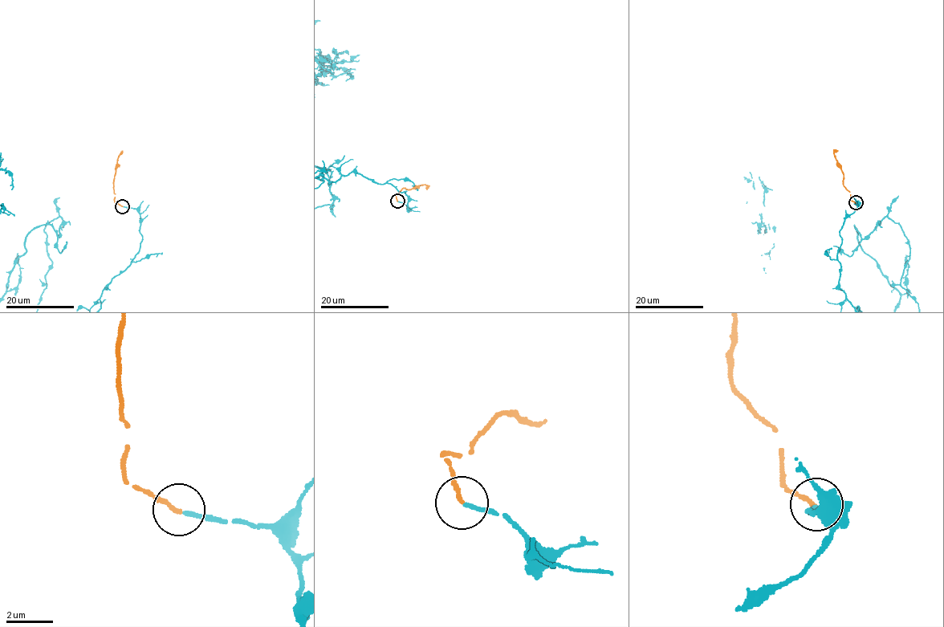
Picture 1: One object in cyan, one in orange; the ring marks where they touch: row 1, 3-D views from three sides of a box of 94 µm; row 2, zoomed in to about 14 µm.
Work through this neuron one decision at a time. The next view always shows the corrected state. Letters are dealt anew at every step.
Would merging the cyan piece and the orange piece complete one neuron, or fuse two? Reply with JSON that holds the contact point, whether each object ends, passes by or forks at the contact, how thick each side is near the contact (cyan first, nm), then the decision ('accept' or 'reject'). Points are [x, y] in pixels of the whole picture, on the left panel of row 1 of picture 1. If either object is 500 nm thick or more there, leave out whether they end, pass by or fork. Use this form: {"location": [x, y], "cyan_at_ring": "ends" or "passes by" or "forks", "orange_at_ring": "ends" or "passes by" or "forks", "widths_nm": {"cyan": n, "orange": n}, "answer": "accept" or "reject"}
{"location": [122, 206], "cyan_at_ring": "ends", "orange_at_ring": "ends", "widths_nm": {"cyan": 160, "orange": 170}, "answer": "accept"}

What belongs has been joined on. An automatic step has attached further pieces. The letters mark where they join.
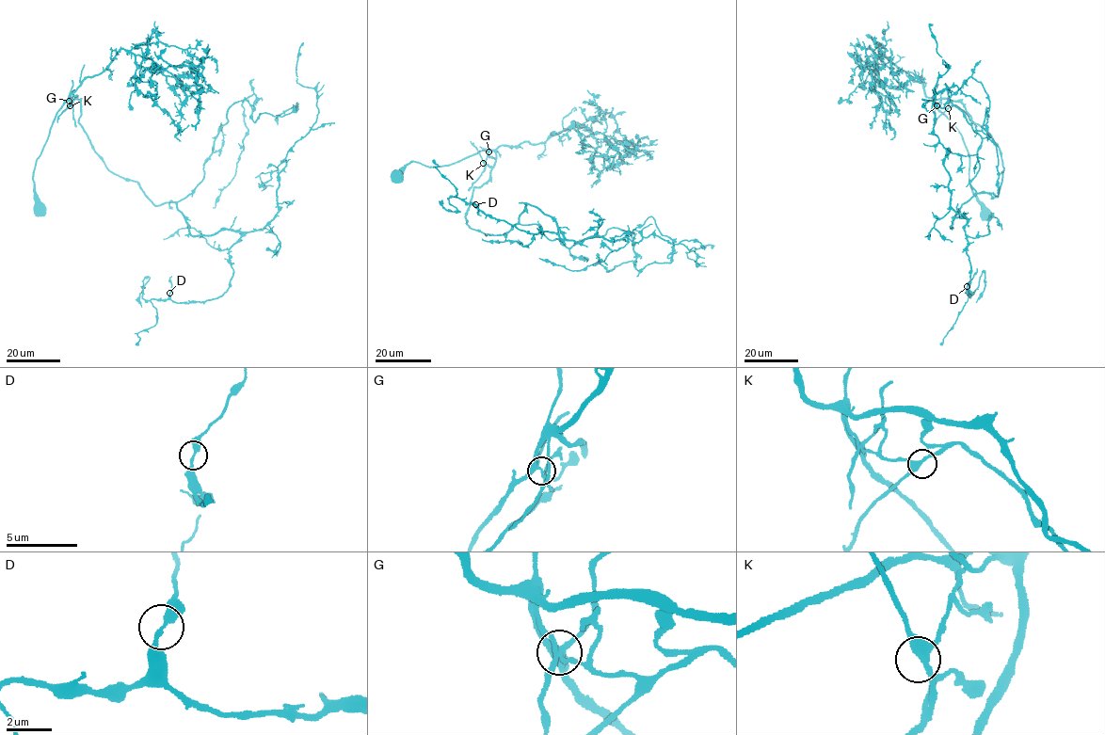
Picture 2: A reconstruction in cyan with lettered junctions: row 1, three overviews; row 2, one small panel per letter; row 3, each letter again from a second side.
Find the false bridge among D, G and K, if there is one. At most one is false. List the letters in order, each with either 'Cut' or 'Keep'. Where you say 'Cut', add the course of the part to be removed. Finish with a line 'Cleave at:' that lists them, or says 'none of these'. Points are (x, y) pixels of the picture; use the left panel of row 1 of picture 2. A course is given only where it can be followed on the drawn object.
D: Keep
G: Cut. Course of the part to remove: (69, 101), (72, 104), (75, 127)
K: Keep
Cleave at: G

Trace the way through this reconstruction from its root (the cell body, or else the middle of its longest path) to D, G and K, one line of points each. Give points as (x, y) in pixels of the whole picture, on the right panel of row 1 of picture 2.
D: (984, 215), (936, 104), (961, 103), (1004, 168), (997, 197), (978, 192), (949, 227), (967, 219), (967, 286)
G: (984, 215), (982, 203), (969, 181), (969, 159), (961, 134), (936, 105)
K: (984, 215), (982, 203), (969, 181), (969, 159), (961, 134), (936, 105), (948, 108)

